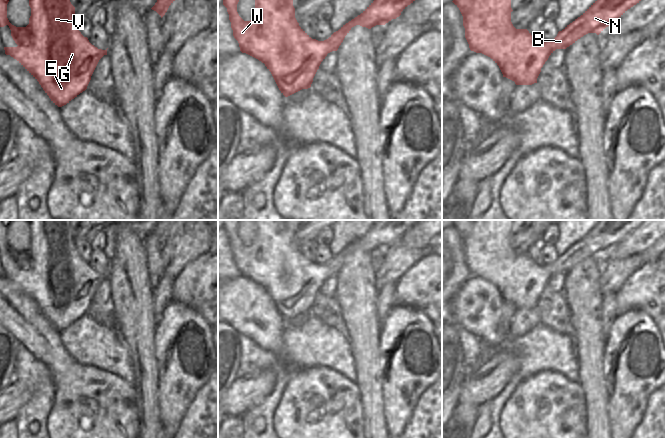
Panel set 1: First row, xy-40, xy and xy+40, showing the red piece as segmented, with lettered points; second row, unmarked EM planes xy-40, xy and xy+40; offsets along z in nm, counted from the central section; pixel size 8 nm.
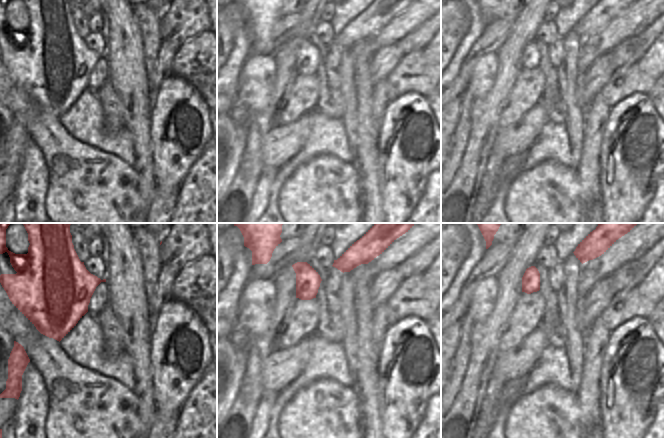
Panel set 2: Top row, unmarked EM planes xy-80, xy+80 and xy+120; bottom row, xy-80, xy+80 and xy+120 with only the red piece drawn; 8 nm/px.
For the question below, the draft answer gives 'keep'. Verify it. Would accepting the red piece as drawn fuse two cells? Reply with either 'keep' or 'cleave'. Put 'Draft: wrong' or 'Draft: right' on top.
Draft: right
keep

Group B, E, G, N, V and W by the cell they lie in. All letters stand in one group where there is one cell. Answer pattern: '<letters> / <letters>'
B E G N V W

